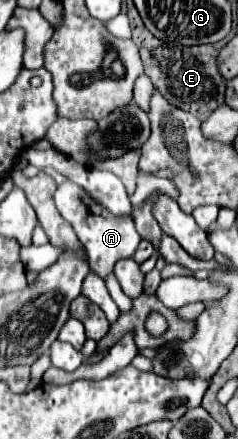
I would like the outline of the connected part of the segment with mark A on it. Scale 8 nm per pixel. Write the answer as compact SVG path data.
M63 183L61 187L57 187L53 199L55 199L55 207L61 213L61 217L73 225L79 241L85 245L85 251L89 255L89 267L99 277L107 279L113 273L113 267L119 259L133 257L133 253L139 247L141 237L135 231L133 219L129 215L123 215L123 217L113 215L105 205L97 203L83 187L75 183Z

